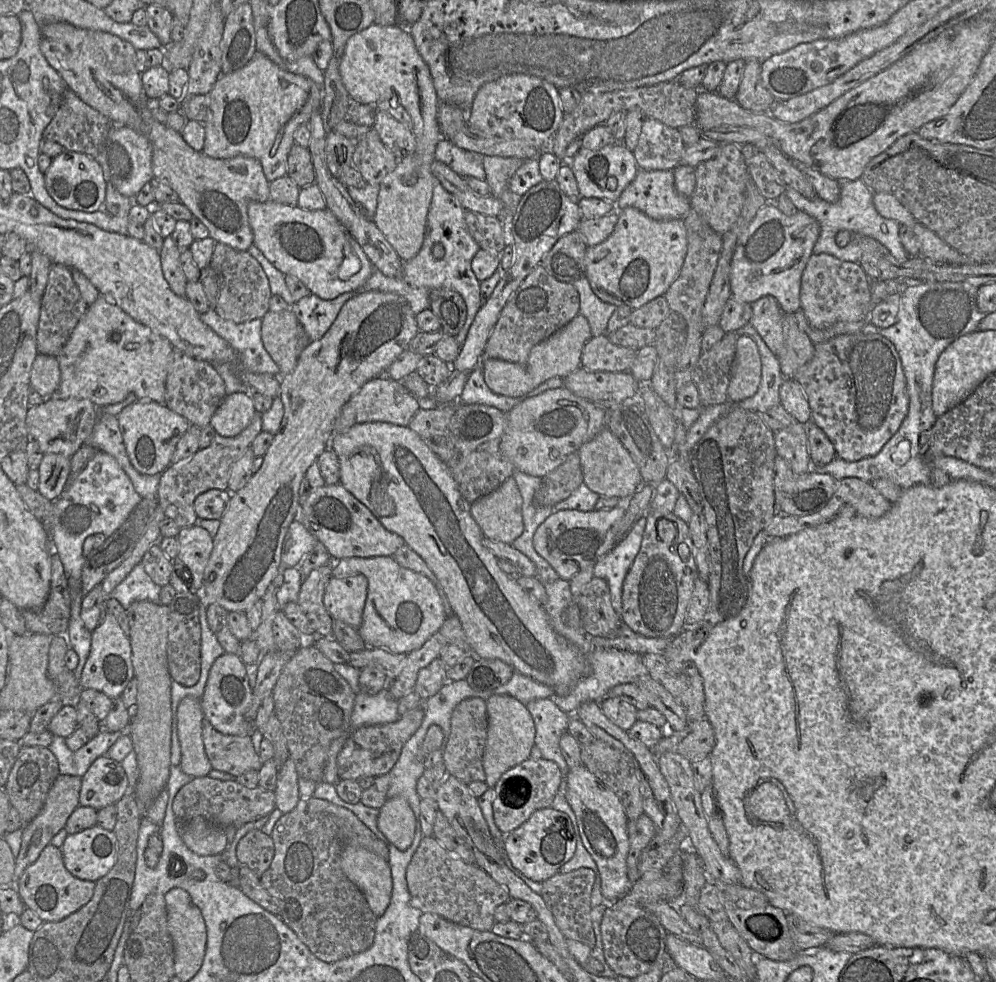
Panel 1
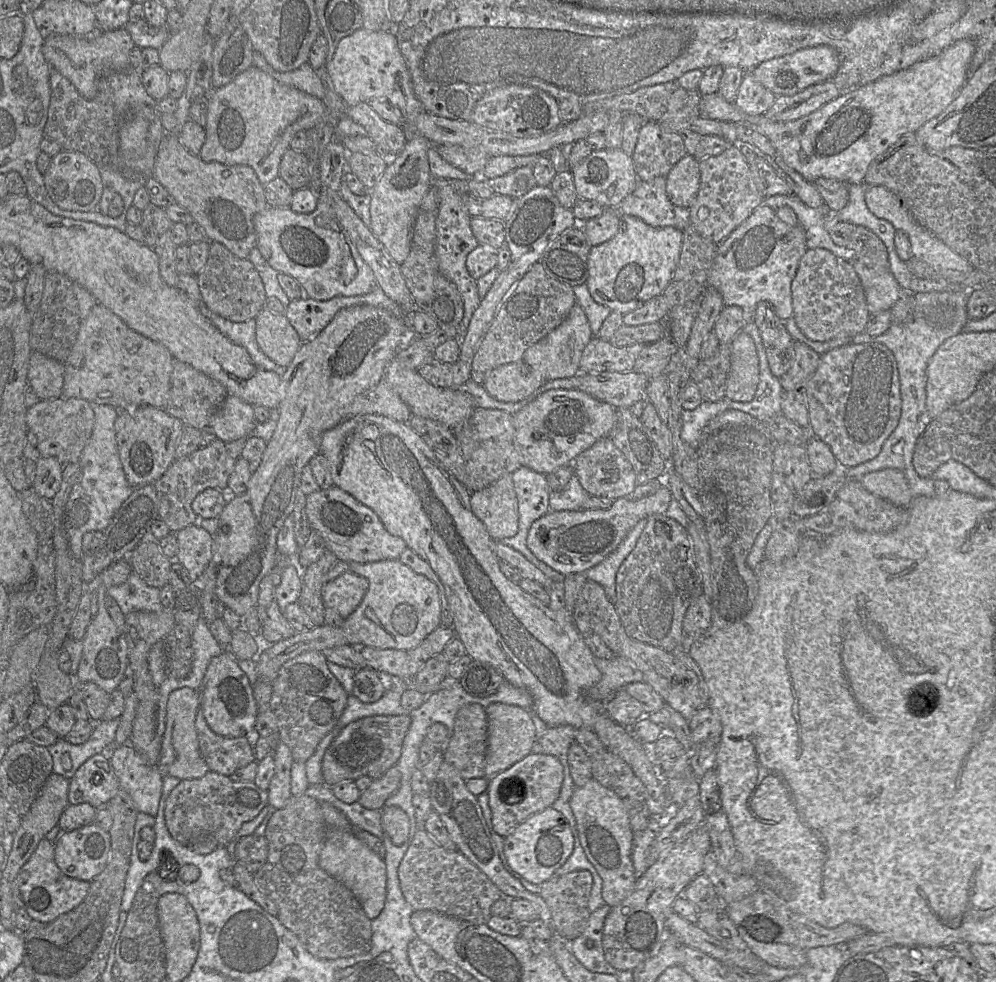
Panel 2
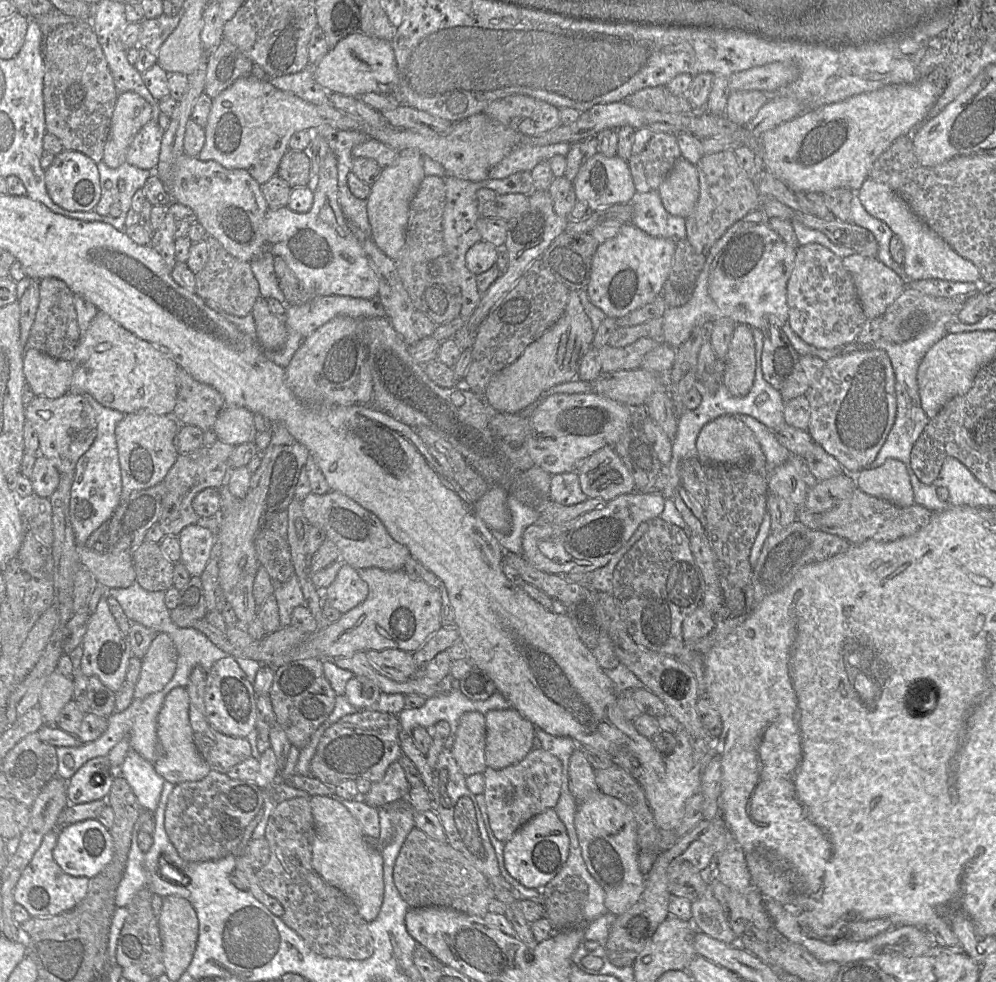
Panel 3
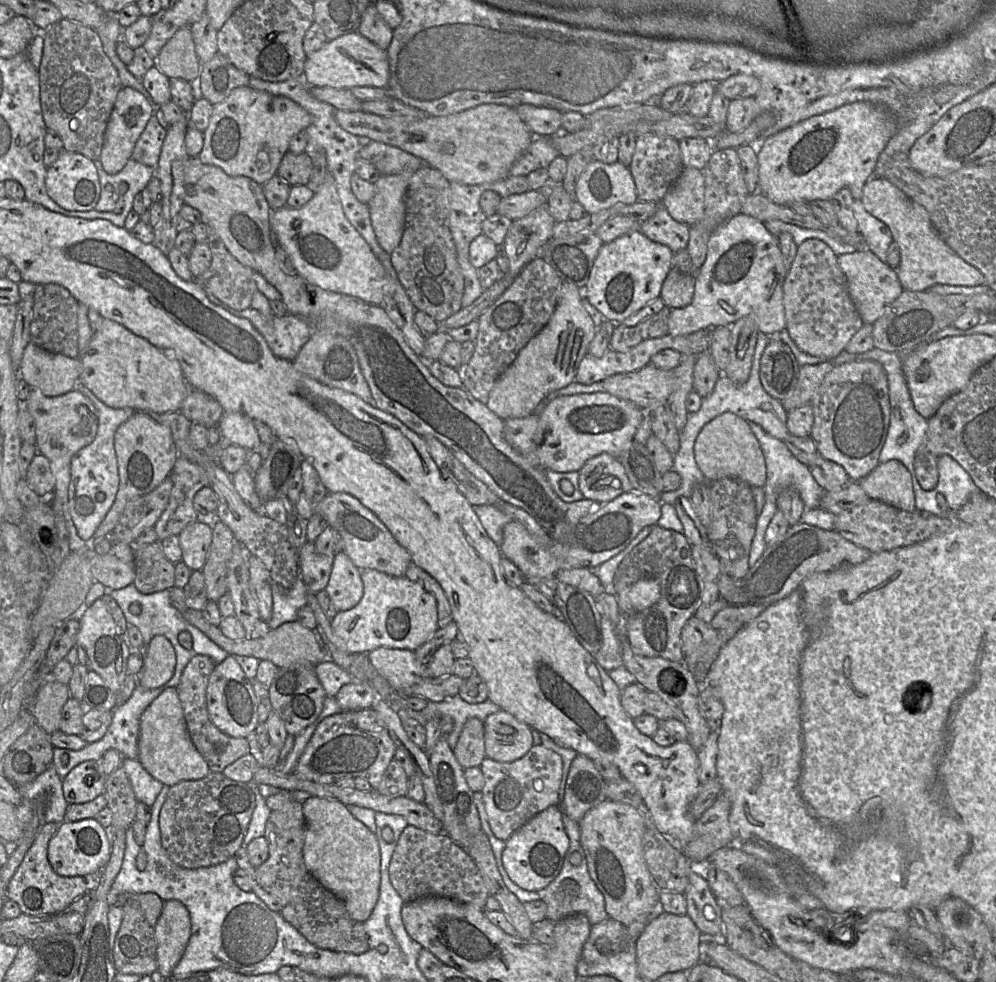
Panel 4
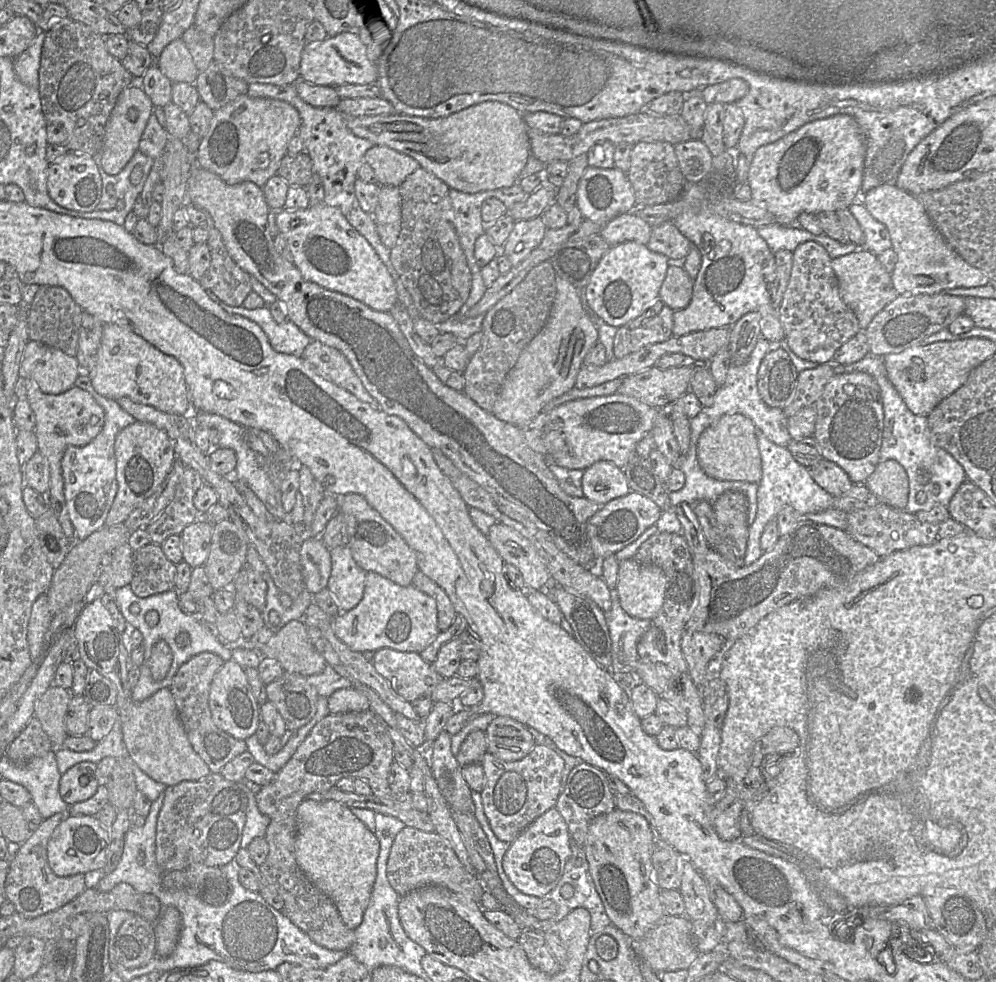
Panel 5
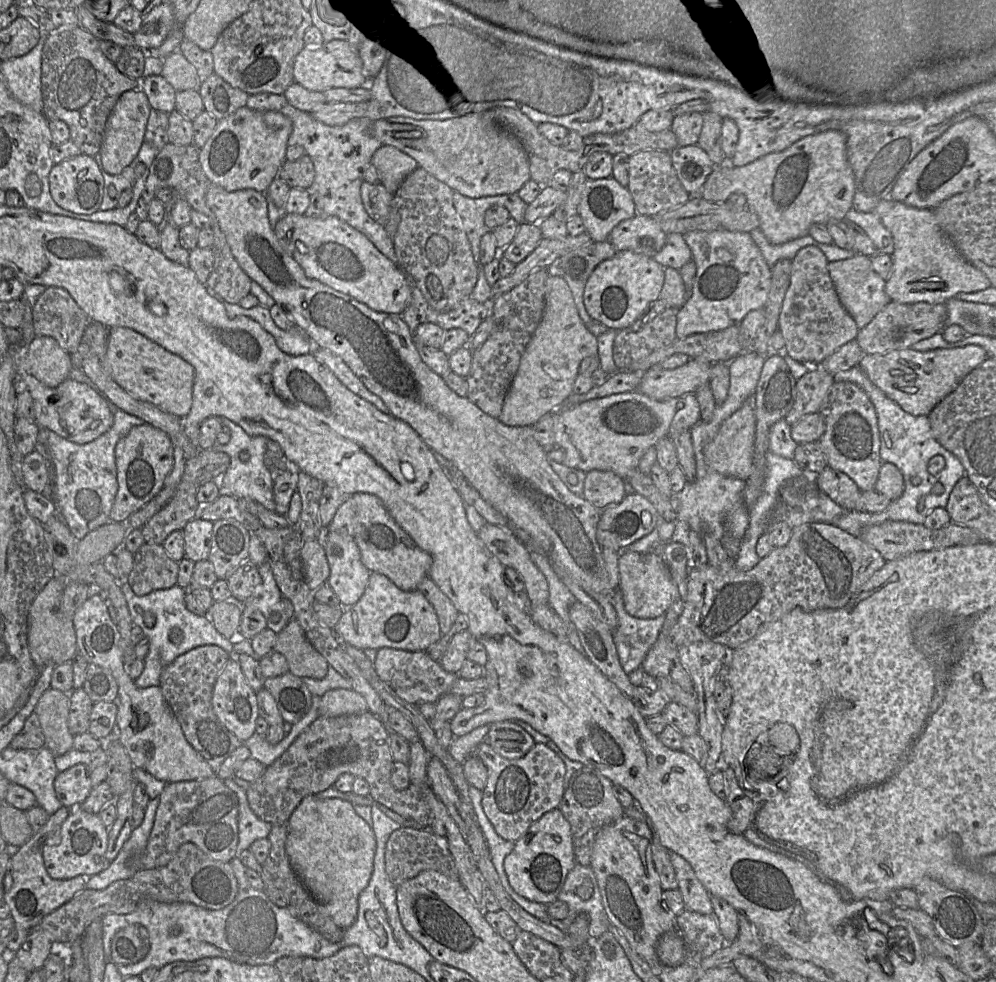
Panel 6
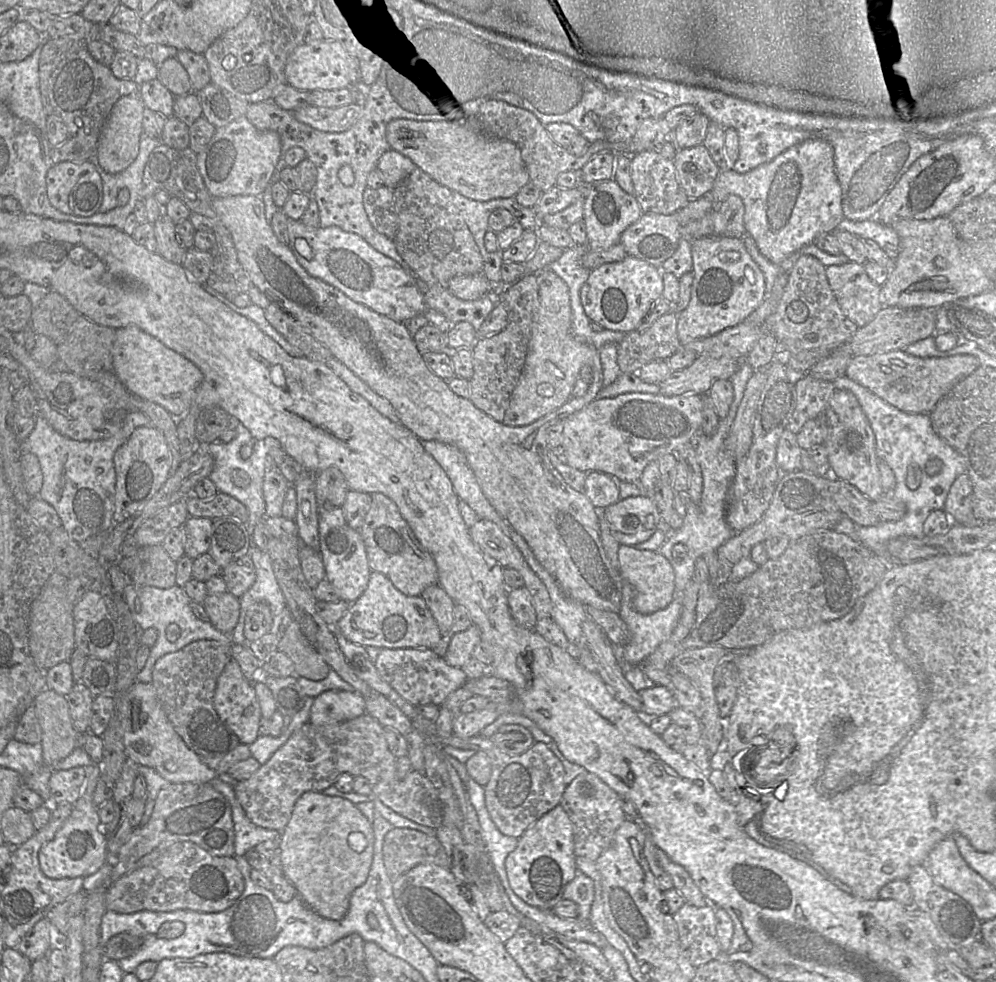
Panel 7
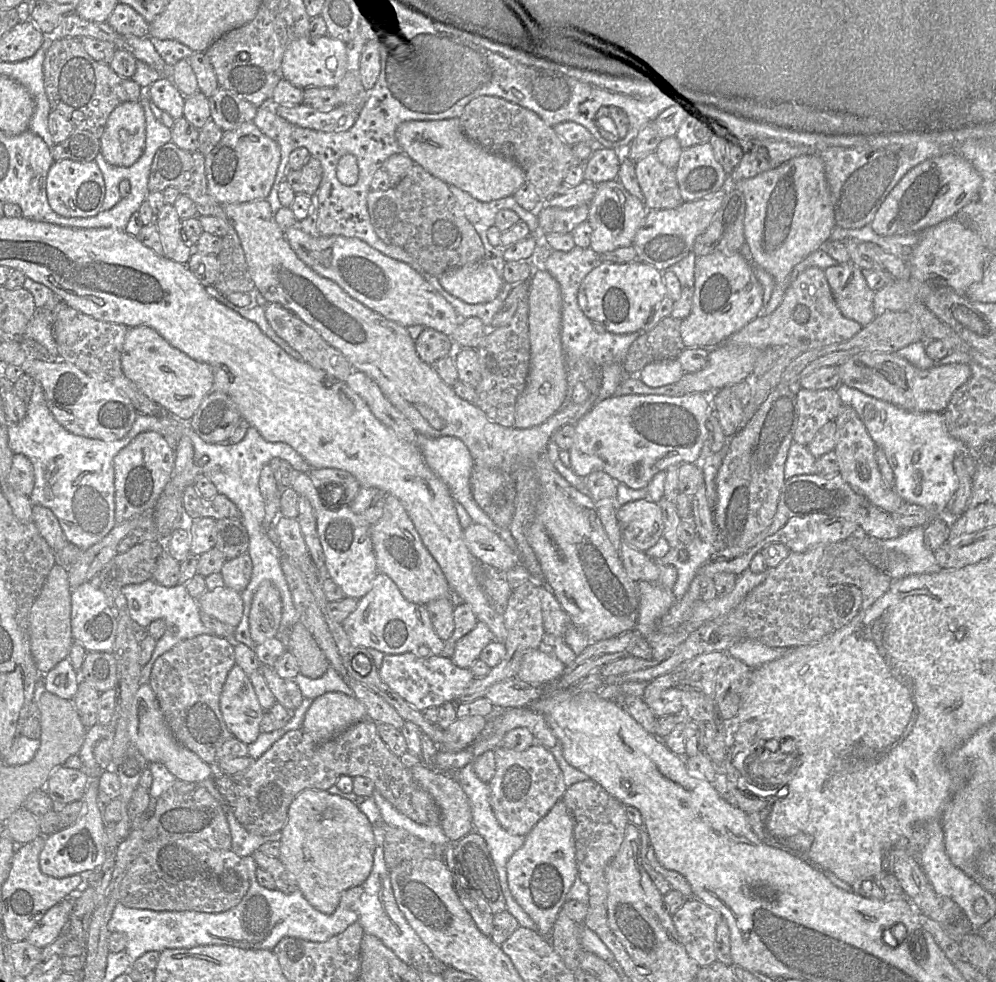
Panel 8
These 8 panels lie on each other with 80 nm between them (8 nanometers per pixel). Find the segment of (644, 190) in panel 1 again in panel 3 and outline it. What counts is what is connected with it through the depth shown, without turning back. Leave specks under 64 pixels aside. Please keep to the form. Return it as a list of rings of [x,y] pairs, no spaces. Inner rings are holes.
[[[659,190],[647,193],[636,192],[630,204],[633,207],[631,223],[653,237],[672,239],[676,243],[687,237],[686,219],[670,214],[664,207]]]

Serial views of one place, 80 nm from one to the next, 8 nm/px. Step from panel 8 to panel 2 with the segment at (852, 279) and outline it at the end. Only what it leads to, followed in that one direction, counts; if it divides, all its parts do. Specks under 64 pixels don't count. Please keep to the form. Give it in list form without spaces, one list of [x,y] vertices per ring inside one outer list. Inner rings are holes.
[[[857,257],[851,262],[861,281],[870,314],[890,310],[901,296],[902,289],[891,271],[878,273]]]

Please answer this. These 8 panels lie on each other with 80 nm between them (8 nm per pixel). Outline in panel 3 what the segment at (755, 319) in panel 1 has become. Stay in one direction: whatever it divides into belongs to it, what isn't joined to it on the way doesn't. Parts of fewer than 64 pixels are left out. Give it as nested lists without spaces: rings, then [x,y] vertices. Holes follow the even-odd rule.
[[[769,323],[760,330],[764,336],[761,357],[763,377],[773,388],[780,391],[794,373],[800,355],[781,327]]]

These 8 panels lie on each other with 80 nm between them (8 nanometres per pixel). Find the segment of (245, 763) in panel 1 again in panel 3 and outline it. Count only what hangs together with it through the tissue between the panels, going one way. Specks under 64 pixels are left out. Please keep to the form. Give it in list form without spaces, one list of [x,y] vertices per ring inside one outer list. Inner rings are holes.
[[[199,665],[194,667],[190,673],[189,682],[185,687],[189,695],[189,721],[195,746],[210,770],[227,774],[232,767],[251,757],[251,746],[245,737],[224,735],[215,730],[208,722],[204,703],[207,674],[203,667]]]

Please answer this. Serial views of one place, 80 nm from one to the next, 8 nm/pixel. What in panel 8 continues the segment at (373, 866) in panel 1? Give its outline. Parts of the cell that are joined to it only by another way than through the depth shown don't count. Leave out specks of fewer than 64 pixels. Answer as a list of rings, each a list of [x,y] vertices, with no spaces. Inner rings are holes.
[[[315,788],[300,792],[289,806],[281,834],[278,858],[294,876],[306,900],[324,914],[332,914],[340,903],[341,894],[361,885],[371,872],[375,850],[372,824],[356,804],[339,795]]]

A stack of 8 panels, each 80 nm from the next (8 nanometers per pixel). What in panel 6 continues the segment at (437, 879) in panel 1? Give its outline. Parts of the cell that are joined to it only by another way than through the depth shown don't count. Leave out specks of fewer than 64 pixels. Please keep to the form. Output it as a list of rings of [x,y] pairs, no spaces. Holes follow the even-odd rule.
[[[424,826],[422,829],[400,827],[393,831],[385,849],[385,871],[393,885],[397,887],[426,870],[435,870],[452,879],[458,879],[455,861],[446,840],[432,832],[430,826]]]

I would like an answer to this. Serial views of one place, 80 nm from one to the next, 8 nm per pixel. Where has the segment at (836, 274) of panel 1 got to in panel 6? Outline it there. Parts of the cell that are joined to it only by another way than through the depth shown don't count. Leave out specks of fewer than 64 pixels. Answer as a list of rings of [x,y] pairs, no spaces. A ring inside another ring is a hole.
[[[813,245],[797,252],[792,260],[790,285],[778,318],[778,330],[784,338],[787,353],[792,359],[810,367],[854,340],[859,331],[837,296],[827,269],[828,263],[824,253]]]

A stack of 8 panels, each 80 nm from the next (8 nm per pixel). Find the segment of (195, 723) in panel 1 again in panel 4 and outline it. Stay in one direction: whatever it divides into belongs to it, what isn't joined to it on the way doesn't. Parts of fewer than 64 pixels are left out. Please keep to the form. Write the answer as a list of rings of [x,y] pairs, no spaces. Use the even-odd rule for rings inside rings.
[[[176,687],[165,689],[141,715],[138,760],[149,774],[168,786],[199,780],[211,772],[191,741]]]

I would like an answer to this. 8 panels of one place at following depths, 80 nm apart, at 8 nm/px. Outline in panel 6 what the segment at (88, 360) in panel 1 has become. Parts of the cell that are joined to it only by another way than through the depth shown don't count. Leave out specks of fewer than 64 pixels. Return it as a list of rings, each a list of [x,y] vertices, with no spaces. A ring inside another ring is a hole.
[[[112,327],[108,330],[106,361],[114,381],[135,399],[149,402],[178,418],[189,413],[195,370],[180,356],[131,328]]]

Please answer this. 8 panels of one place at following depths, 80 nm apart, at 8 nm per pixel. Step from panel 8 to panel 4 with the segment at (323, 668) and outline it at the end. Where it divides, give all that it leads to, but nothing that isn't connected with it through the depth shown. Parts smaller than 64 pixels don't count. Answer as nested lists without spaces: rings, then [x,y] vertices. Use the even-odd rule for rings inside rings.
[[[187,609],[182,613],[182,616],[220,648],[228,652],[229,655],[249,656],[259,660],[269,660],[279,668],[290,665],[317,665],[325,659],[331,659],[323,646],[316,640],[314,631],[303,626],[298,620],[285,622],[275,629],[270,629],[266,635],[257,639],[245,637],[240,640],[233,640],[224,636],[218,626],[207,622],[199,610]]]

